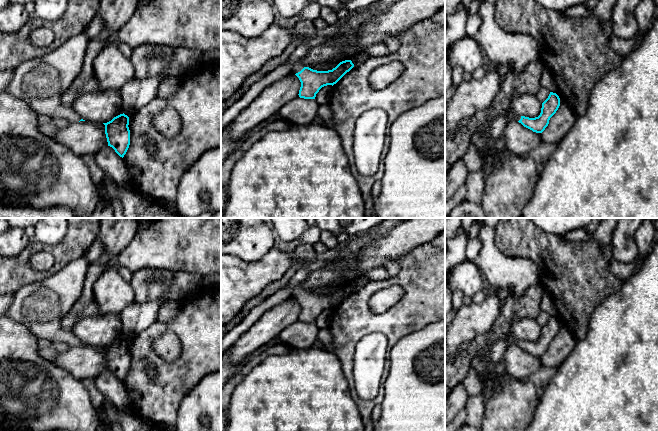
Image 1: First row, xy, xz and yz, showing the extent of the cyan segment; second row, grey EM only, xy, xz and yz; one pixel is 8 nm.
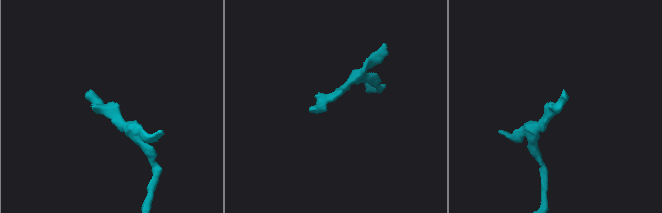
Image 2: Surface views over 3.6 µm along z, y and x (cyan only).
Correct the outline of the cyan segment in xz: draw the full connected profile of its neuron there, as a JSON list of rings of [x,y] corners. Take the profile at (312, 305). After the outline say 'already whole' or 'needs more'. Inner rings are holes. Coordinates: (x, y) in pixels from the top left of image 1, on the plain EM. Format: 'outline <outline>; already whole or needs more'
outline [[[301,284],[294,286],[289,291],[289,297],[295,298],[300,306],[299,321],[315,323],[319,314],[327,309],[336,308],[347,296],[354,291],[351,284],[340,286],[335,292],[328,295],[317,295],[304,291]]]; needs more

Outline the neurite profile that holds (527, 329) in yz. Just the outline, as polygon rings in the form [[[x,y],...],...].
[[[519,318],[517,319],[507,336],[510,340],[525,340],[529,342],[538,341],[541,337],[542,327],[537,323],[536,319]]]

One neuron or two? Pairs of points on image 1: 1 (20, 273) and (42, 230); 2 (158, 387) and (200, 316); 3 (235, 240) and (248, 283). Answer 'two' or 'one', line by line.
1: two
2: one
3: two

